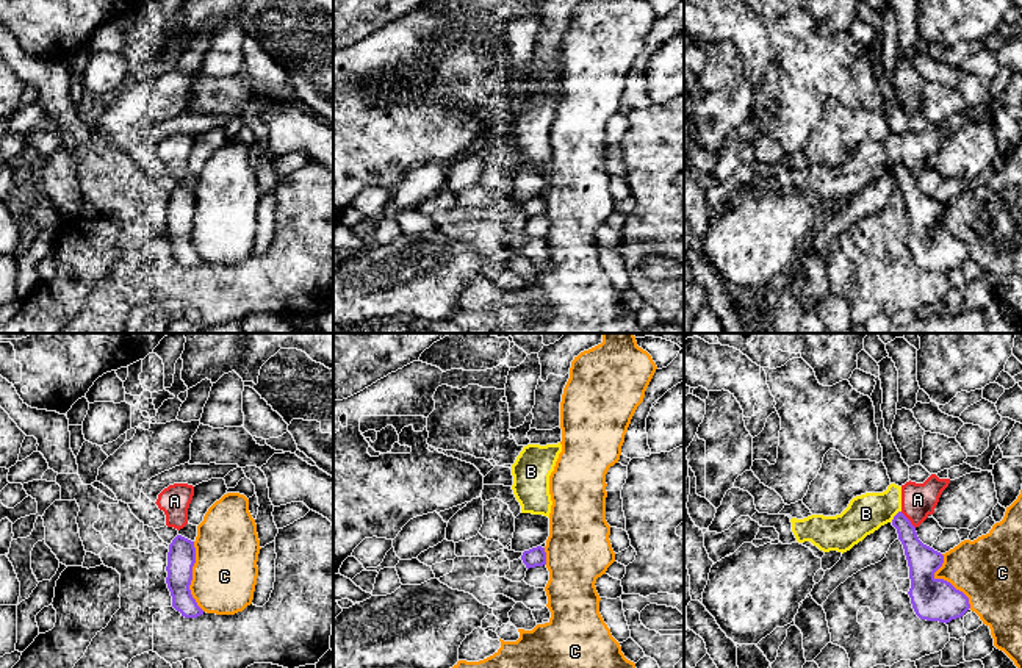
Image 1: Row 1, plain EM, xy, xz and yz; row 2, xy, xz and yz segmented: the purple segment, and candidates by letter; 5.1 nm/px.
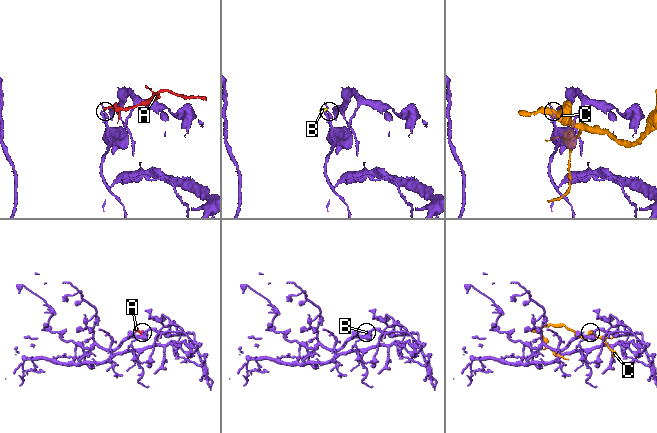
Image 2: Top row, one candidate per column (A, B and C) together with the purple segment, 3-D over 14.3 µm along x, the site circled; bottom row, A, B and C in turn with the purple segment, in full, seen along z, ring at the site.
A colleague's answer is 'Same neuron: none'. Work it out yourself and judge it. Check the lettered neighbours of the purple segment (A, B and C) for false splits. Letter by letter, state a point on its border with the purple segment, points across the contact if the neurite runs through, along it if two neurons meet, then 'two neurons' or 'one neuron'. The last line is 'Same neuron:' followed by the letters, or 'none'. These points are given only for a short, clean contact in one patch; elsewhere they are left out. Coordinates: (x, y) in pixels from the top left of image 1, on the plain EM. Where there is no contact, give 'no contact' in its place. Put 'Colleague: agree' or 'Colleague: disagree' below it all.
A: yz (908, 169) | along yz (900, 161), (914, 177) | two neurons
B: yz (894, 166) | along yz (900, 160), (891, 171) | two neurons
C: xy (191, 226) | two neurons
Same neuron: none
Colleague: agree

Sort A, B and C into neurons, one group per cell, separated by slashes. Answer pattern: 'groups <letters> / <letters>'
groups A B / C

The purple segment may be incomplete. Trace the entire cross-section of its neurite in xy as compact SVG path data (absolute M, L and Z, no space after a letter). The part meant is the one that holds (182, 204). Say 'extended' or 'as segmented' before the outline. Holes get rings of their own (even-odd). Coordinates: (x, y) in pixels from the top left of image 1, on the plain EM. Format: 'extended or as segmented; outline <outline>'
as segmented; outline M177 185L169 194L166 233L172 246L172 257L185 268L203 264L203 260L197 255L189 239L194 213L194 191Z

